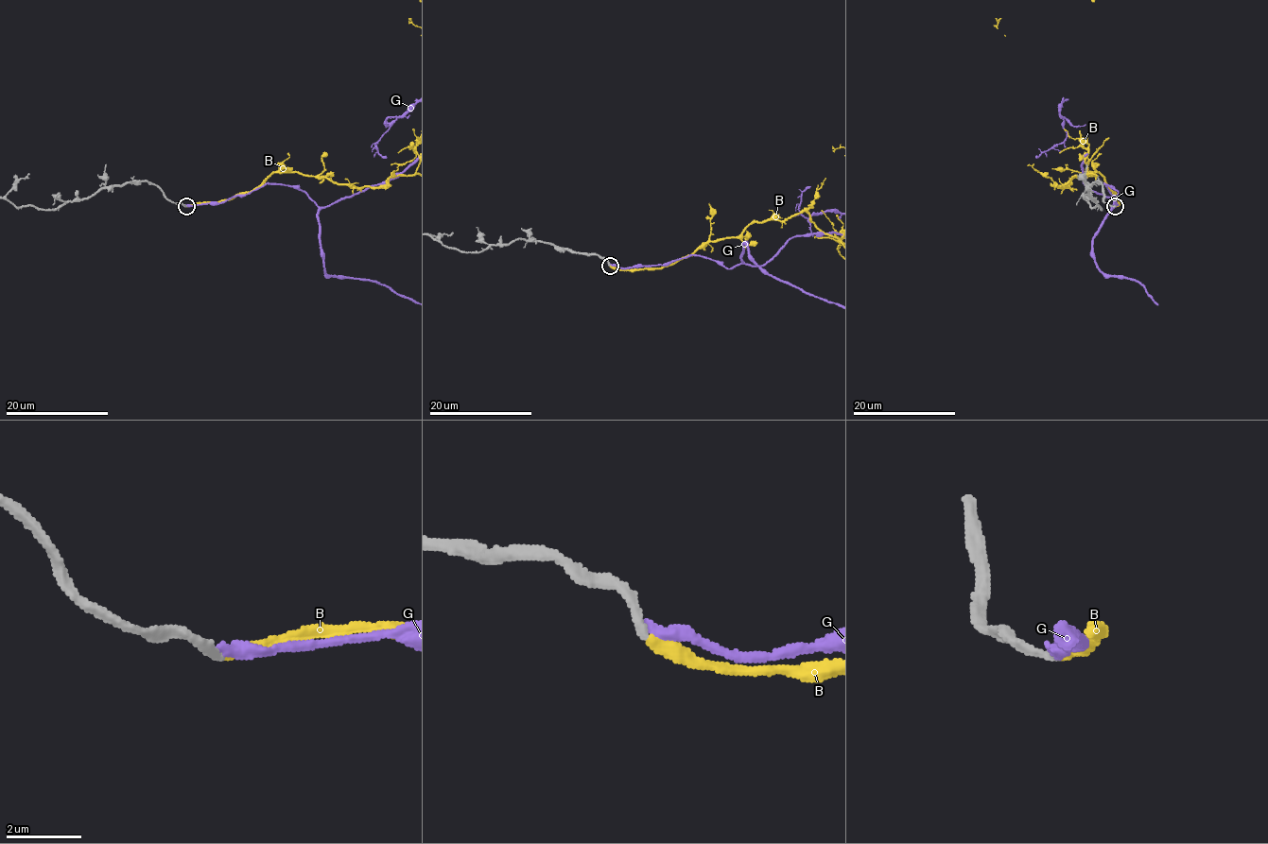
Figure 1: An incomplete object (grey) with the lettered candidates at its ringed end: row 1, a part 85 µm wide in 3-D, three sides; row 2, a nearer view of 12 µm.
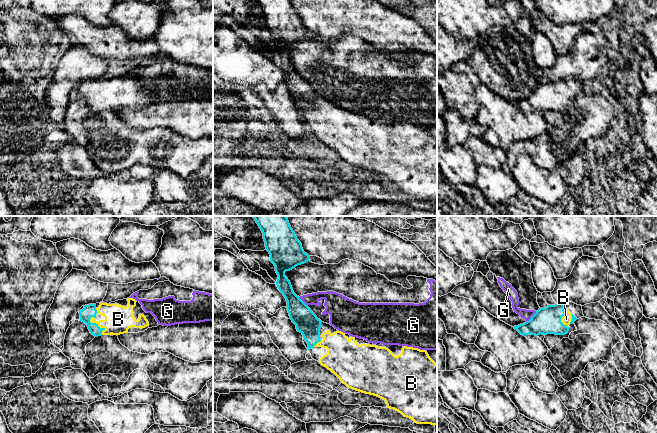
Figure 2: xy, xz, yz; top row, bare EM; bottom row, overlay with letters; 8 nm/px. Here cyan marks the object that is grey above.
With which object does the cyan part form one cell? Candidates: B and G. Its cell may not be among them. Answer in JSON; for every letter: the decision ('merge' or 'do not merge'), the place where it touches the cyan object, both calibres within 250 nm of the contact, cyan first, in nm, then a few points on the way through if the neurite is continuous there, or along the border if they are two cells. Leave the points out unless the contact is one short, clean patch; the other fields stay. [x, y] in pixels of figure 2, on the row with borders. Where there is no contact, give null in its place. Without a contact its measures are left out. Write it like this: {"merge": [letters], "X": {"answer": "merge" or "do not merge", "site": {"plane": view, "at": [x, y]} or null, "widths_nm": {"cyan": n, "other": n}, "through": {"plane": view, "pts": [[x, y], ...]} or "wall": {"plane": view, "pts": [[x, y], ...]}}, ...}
{"merge": ["B"], "B": {"answer": "merge", "site": {"plane": "xy", "at": [97, 324]}, "widths_nm": {"cyan": 100, "other": 220}, "through": {"plane": "xy", "pts": [[88, 311], [90, 321], [97, 324], [113, 324], [118, 319]]}}, "G": {"answer": "do not merge", "site": {"plane": "yz", "at": [531, 317]}, "widths_nm": {"cyan": 220, "other": 80}, "wall": {"plane": "yz", "pts": [[536, 311], [526, 322]]}}}

